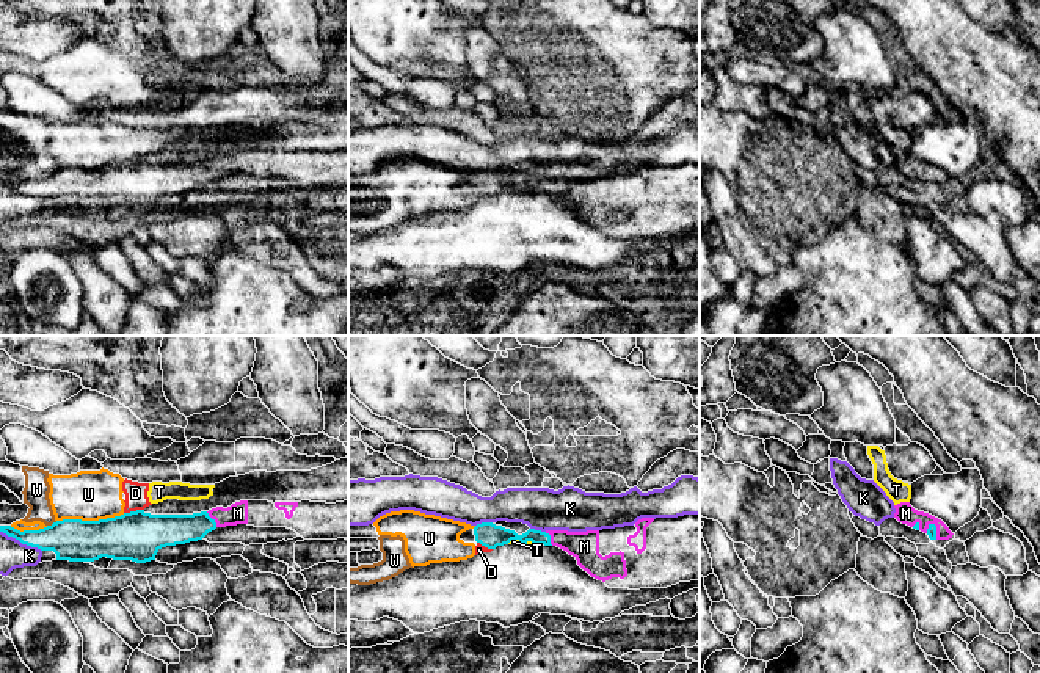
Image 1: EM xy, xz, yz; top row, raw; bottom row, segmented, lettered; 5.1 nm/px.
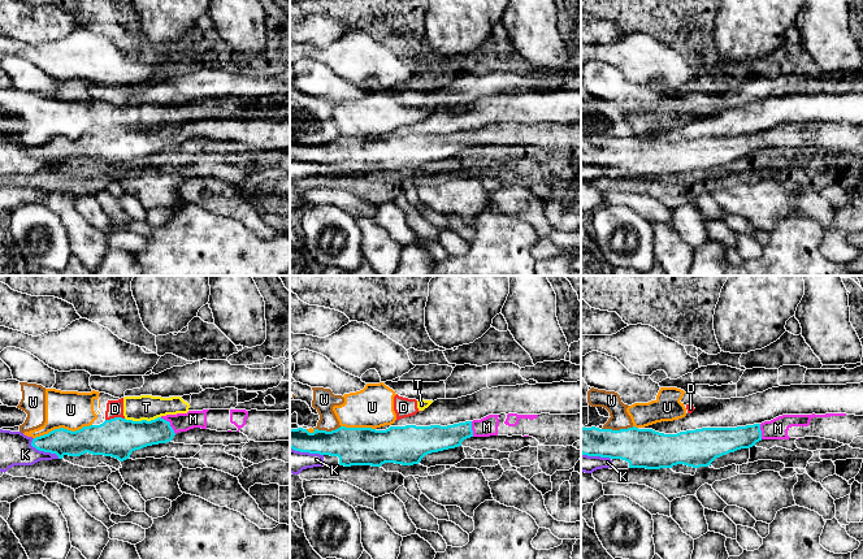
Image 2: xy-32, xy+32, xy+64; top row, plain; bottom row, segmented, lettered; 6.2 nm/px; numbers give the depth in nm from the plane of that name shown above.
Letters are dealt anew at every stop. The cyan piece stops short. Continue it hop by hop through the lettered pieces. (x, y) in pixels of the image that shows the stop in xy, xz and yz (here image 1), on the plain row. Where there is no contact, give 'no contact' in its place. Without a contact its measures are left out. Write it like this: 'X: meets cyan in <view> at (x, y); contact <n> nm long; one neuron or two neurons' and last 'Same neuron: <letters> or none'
D: meets cyan in xy at (134, 160); contact 110 nm long; two neurons
K: meets cyan in xz at (483, 171); contact 90 nm long; two neurons
M: meets cyan in xy at (212, 168); contact 100 nm long; one neuron
T: meets cyan in xz at (513, 187); contact 80 nm long; two neurons
U: meets cyan in xy at (90, 170); contact 360 nm long; two neurons
W: meets cyan in xy at (54, 171); contact 60 nm long; two neurons
Same neuron: M

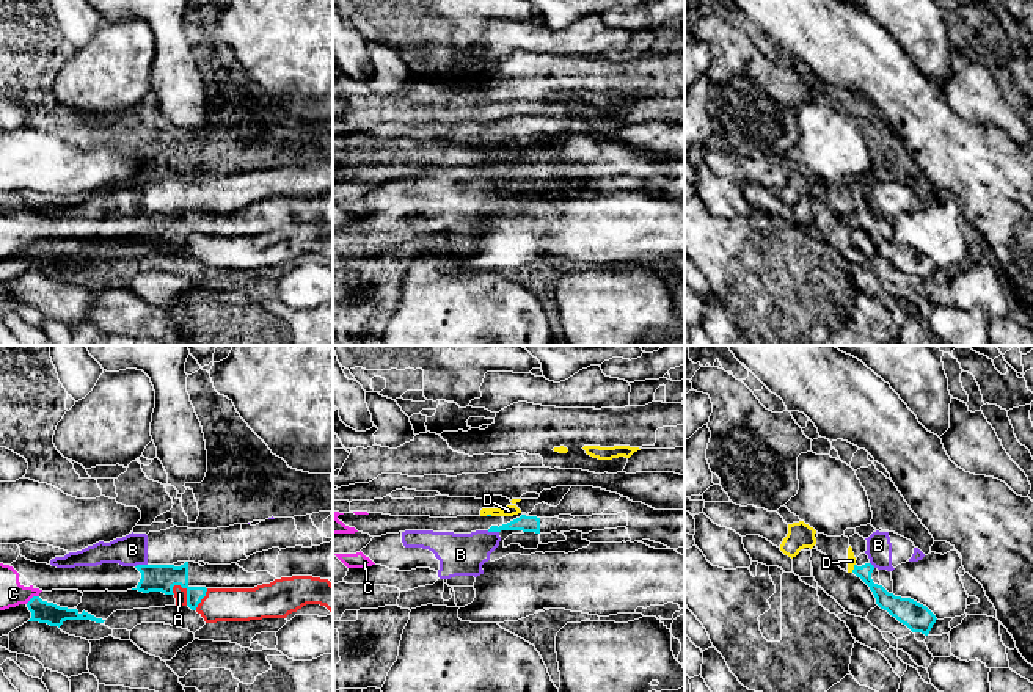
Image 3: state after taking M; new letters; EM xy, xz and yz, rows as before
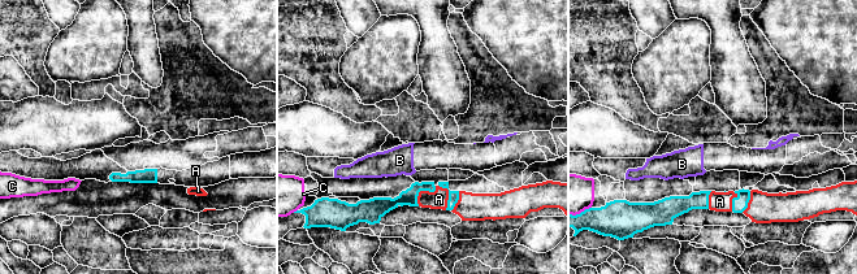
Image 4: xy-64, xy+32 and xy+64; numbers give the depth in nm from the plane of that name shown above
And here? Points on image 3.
A: meets cyan in xy at (187, 240); contact 130 nm long; one neuron
B: meets cyan in xy at (140, 214); contact 70 nm long; two neurons
C: meets cyan in xy at (33, 245); contact 80 nm long; two neurons
D: meets cyan in yz at (854, 217); contact 50 nm long; two neurons
Same neuron: A

